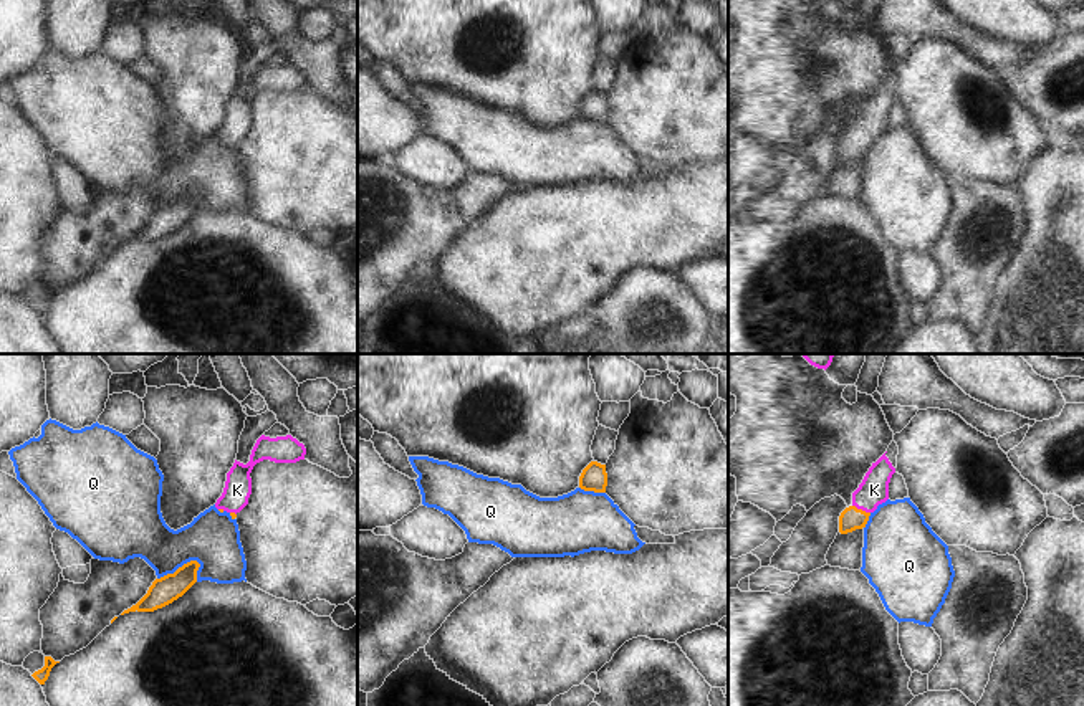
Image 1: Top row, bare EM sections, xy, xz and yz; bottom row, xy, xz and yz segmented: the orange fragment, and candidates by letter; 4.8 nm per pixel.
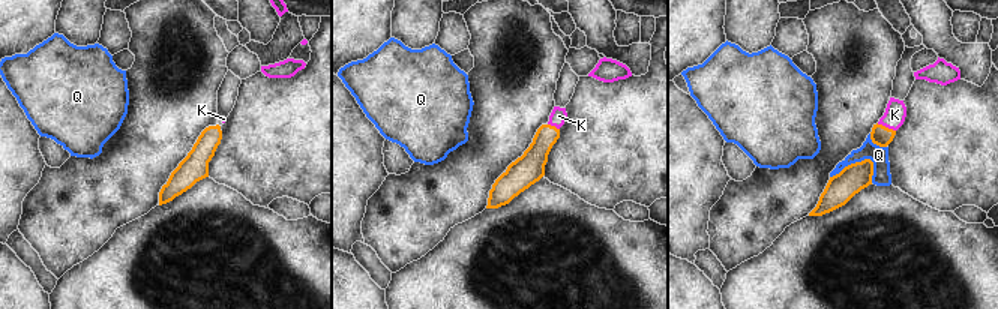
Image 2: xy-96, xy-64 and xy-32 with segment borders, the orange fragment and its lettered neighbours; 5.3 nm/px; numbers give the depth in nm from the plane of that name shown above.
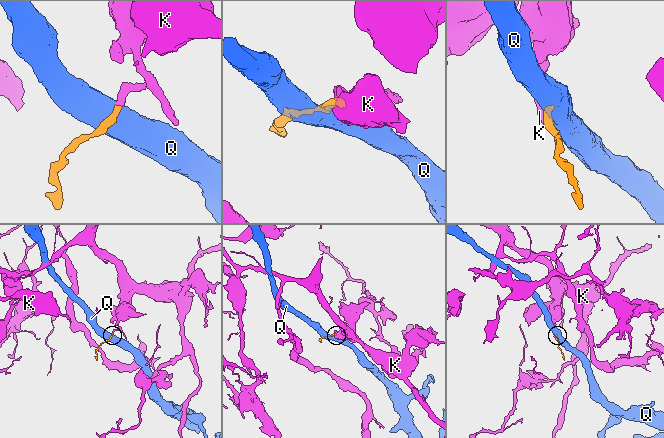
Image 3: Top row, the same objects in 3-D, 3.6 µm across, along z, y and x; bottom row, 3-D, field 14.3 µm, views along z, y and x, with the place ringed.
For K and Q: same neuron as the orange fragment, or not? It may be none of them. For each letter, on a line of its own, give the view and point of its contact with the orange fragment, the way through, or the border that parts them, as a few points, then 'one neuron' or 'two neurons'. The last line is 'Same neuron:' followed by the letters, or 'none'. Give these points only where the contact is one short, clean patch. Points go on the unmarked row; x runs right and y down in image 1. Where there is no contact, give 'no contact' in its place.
K: contact yz (861, 139); way yz (851, 147), (861, 139), (864, 129), (874, 119); one neuron
Q: contact xy (179, 197); two neurons
Same neuron: K

